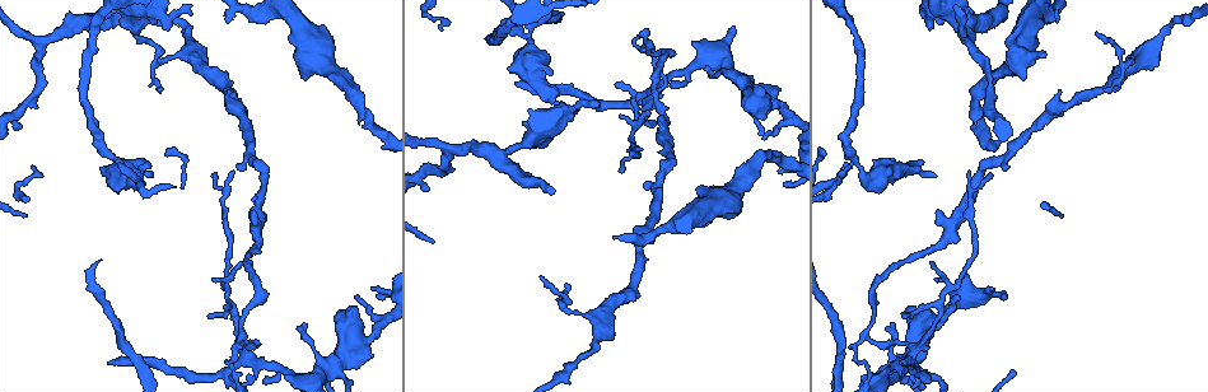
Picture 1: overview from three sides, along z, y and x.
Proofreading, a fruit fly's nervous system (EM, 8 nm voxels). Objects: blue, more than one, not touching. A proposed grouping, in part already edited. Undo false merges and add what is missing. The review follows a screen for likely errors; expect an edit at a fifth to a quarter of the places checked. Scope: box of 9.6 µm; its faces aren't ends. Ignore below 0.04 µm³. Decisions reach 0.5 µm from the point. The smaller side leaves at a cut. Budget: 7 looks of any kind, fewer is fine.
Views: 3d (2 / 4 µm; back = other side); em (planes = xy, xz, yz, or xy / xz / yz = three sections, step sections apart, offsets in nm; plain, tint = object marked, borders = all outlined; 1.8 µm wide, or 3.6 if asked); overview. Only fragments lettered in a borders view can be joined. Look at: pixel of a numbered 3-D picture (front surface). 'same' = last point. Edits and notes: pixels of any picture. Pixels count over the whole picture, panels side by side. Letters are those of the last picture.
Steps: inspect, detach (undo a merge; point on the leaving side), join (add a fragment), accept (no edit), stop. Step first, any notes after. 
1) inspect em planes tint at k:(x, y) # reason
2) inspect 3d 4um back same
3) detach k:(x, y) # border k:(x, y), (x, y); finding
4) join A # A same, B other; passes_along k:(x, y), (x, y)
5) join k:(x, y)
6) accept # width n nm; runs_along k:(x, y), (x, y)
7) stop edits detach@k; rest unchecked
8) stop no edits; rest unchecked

inspect 3d 2um at 1:(499, 153)

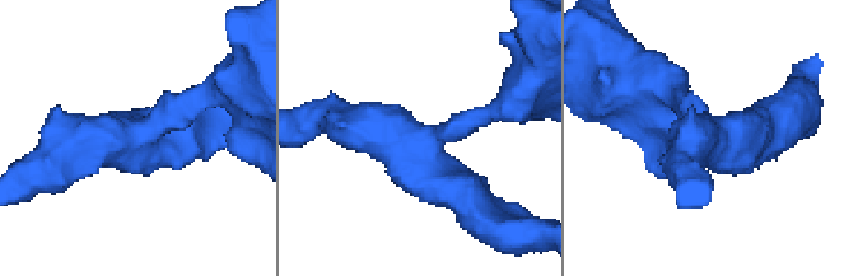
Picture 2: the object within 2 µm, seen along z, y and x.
inspect em 3.6um planes borders at 2:(136, 134) # arms 3; arm_widths 280, 280, 300 nm; now the EM

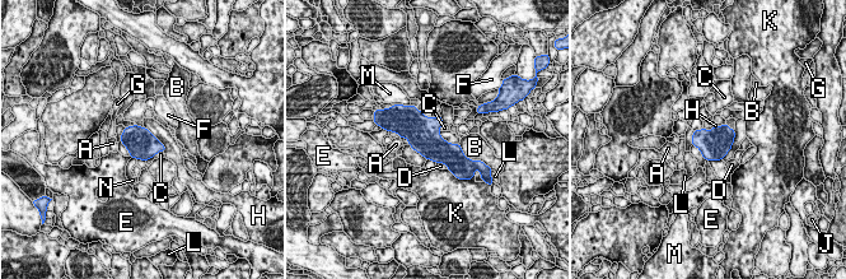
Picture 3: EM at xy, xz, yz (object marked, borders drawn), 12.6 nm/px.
accept # longest_contact H 420 nm; A other, B other, C other, D other, E other, F other, G other, H other, J other, K other, L other, M other, N other; one neuron here

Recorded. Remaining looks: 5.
inspect em planes borders at 1:(1045, 54) # branch stops here

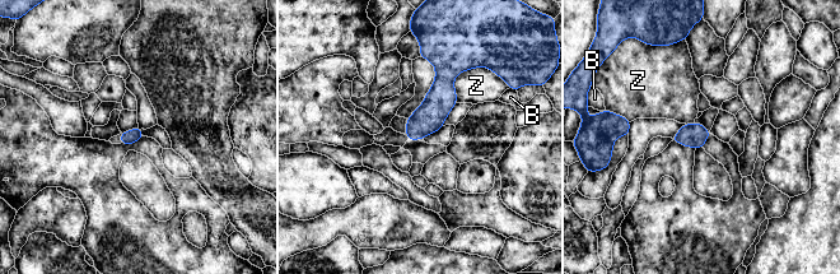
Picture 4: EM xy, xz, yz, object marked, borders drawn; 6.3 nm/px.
accept # B other, Z other; runs_along 4:(434, 59), (442, 97), (411, 136); none of them fits

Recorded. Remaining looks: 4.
inspect em xz step 8 tint at 1:(903, 366) # an open end

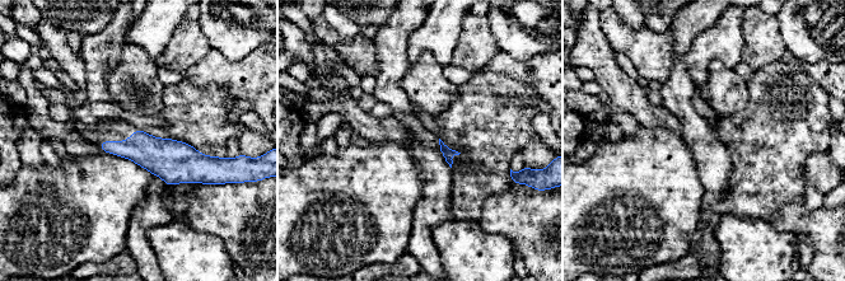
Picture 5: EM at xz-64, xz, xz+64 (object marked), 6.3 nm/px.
inspect em planes borders same

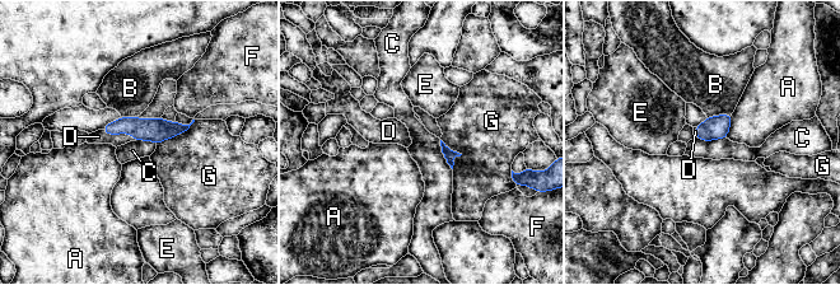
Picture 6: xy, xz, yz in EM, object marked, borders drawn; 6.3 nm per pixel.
join D # A other, B other, C other, D same, E other, F other, G other; passes_along 6:(155, 130), (118, 132), (98, 136); it goes on there

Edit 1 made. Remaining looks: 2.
stop edits join@6; rest unchecked

